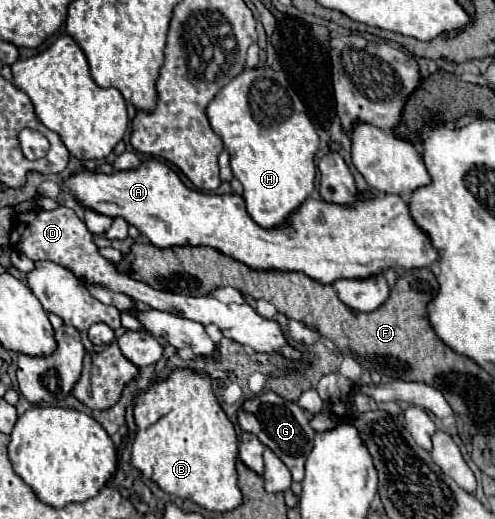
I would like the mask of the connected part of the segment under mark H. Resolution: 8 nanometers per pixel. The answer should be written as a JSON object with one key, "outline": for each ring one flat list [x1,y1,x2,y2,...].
{"outline":[[267,65,245,69,217,93,207,115,231,155,231,169,243,185,247,213,263,229,285,225,315,189,317,169,313,159,319,149,319,135,285,73]]}

